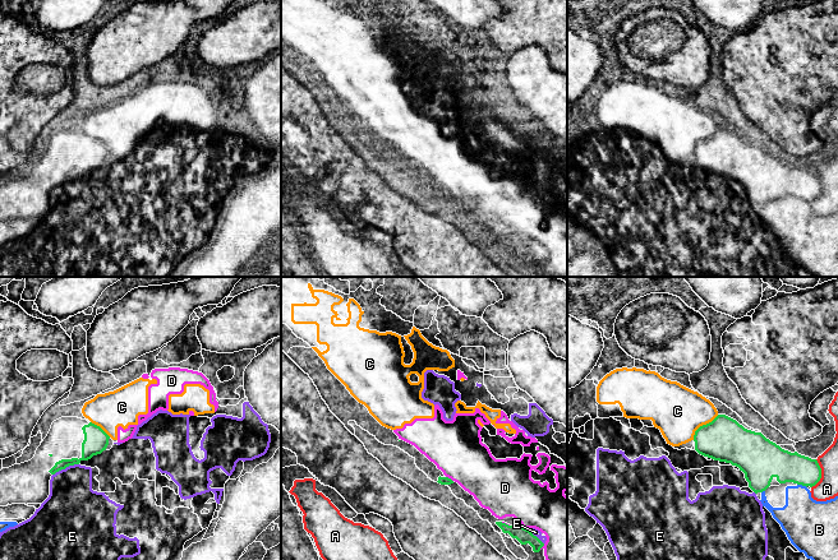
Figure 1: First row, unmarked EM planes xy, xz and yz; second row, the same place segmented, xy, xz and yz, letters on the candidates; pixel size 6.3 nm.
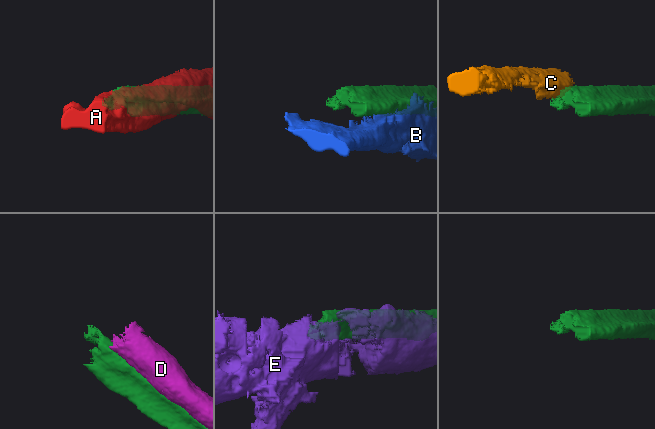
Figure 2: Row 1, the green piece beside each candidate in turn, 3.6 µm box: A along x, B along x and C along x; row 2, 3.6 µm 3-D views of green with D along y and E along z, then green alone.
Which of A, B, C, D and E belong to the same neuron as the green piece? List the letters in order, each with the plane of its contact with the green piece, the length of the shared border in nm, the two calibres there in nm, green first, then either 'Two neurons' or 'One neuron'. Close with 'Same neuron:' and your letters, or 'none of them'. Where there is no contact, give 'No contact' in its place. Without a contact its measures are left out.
A: Touches green in yz. Shared border 190 nm. Thickness 190 nm (green) against 140 nm. Two neurons
B: Touches green in yz. Shared border 70 nm. Thickness 200 nm (green) against 300 nm. Two neurons
C: Touches green in yz. Shared border 220 nm. Thickness 280 nm (green) against 320 nm. Two neurons
D: Touches green in xz. Shared border 70 nm. Thickness 100 nm (green) against 320 nm. Two neurons
E: Touches green in xy. Shared border 180 nm. Thickness 150 nm (green) against 320 nm. Two neurons
Same neuron: none of them

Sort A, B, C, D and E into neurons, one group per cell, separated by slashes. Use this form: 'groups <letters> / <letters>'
groups A / B / C D / E

